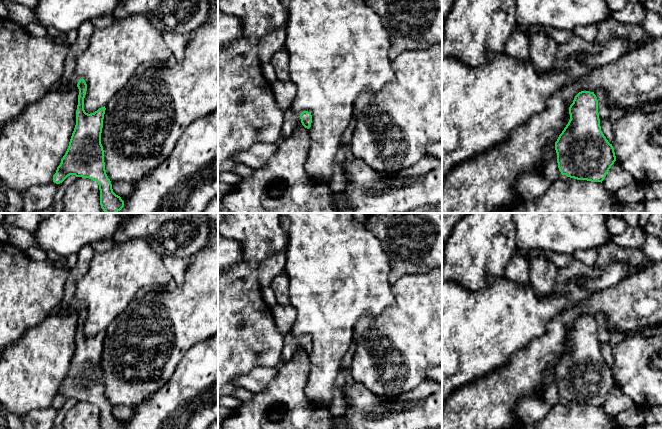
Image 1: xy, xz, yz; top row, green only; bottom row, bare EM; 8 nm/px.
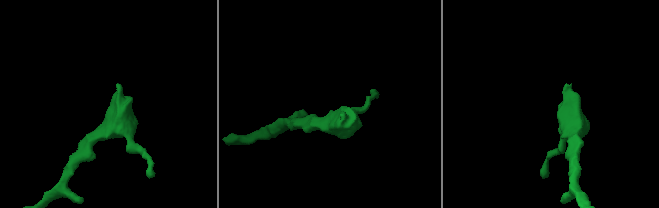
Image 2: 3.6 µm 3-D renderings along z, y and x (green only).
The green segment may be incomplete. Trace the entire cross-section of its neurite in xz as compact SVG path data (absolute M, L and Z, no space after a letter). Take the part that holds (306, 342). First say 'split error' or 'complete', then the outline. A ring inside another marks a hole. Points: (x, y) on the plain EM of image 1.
split error | M292 333L285 335L283 349L281 353L281 360L290 360L298 349L303 349L305 352L309 353L312 347L312 339L308 335L294 336Z

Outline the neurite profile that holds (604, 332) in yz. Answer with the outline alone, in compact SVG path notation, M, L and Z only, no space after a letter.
M596 314L594 318L598 324L598 338L600 344L609 343L611 331L608 328L606 318L603 314Z

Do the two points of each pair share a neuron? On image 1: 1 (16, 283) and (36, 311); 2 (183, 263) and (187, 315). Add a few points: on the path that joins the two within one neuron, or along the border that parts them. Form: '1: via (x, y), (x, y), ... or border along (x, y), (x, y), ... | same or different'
1: via (16, 290), (29, 304) | same
2: border along (192, 257), (184, 282), (173, 286) | different

